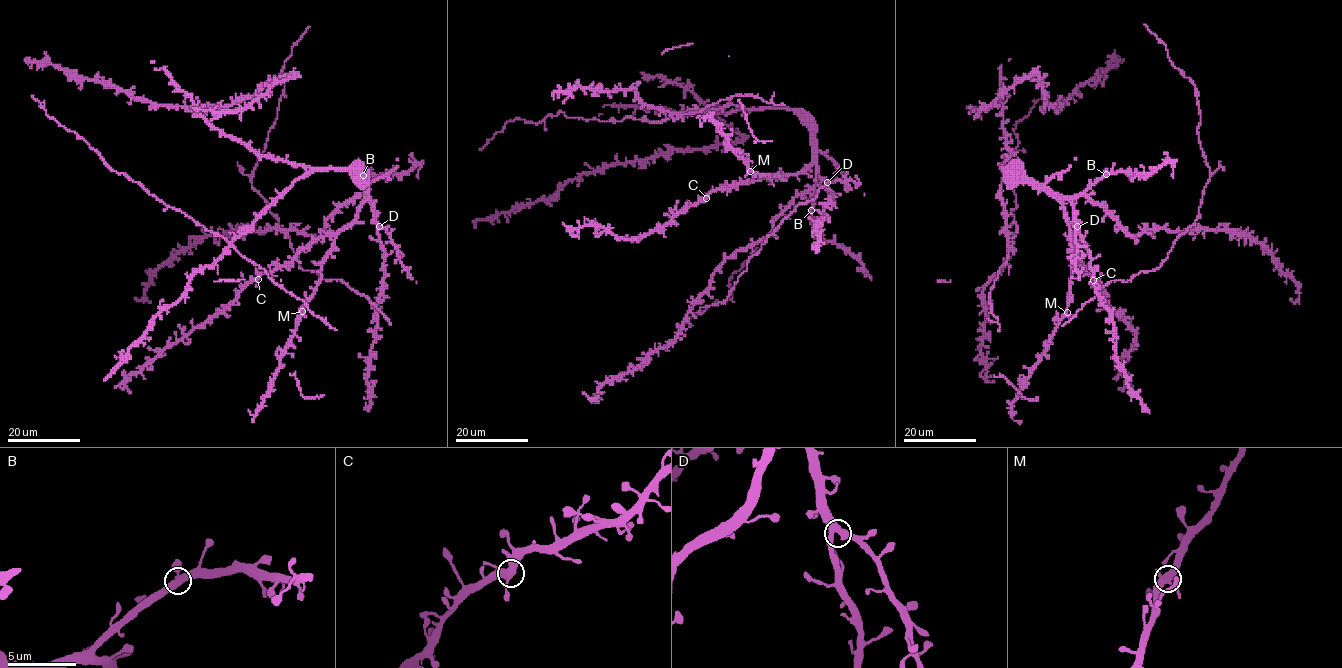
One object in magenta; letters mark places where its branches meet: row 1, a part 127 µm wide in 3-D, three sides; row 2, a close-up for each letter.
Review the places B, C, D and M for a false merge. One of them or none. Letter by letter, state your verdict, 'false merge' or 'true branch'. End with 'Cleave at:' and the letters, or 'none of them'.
B: true branch
C: true branch
D: true branch
M: true branch
Cleave at: none of them

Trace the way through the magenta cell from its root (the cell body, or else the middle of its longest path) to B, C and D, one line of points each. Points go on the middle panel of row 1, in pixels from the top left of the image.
B: (781, 109), (793, 110), (809, 131), (818, 169), (811, 210)
C: (781, 109), (793, 110), (807, 125), (814, 160), (799, 172), (737, 183), (712, 190), (706, 197)
D: (781, 109), (793, 110), (807, 125), (817, 173), (827, 182)

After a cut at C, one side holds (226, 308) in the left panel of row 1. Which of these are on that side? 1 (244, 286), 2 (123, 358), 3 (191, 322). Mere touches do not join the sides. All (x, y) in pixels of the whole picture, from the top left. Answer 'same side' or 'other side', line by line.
1: same side
2: other side
3: same side

